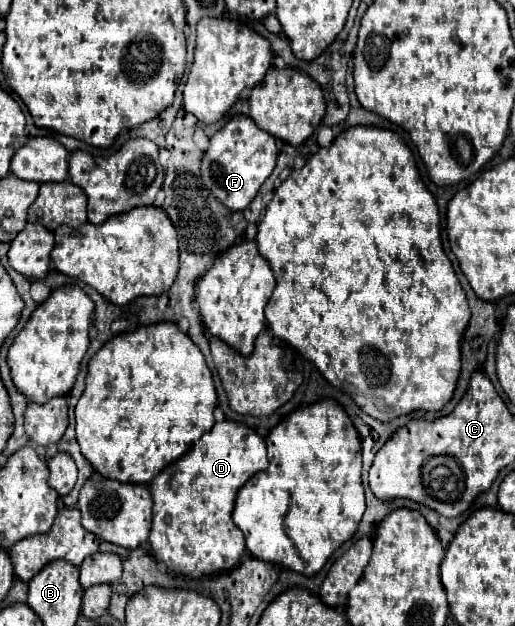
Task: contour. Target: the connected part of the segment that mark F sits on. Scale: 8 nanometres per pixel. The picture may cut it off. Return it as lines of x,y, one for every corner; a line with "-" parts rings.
234,116
210,138
210,148
202,158
202,180
206,188
230,210
244,210
258,194
260,186
272,174
278,158
274,136
260,130
250,116

